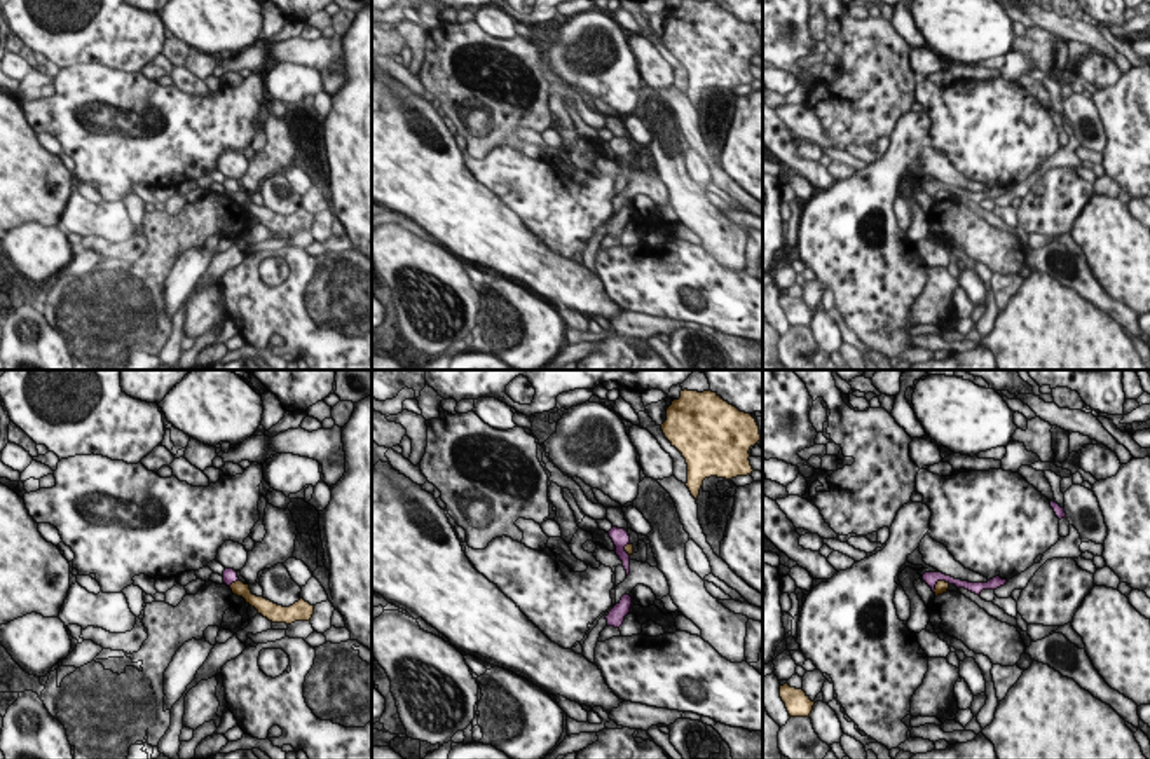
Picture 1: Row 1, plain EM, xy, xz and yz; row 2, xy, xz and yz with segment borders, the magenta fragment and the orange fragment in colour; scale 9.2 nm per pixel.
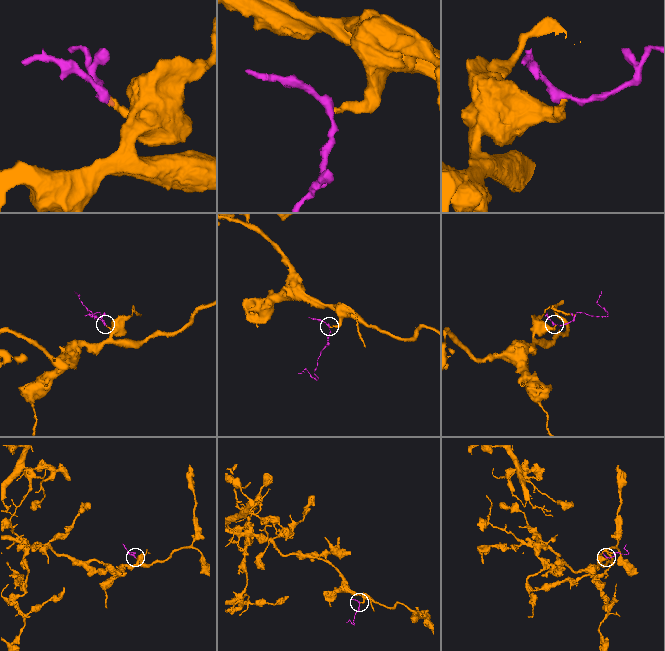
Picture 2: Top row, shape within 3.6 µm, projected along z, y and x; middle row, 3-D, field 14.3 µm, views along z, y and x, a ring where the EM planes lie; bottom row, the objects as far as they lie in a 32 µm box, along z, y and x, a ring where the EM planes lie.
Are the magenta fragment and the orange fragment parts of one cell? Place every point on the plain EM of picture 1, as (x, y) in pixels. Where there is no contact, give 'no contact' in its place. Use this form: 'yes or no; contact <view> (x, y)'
no; contact xy (232, 191)

